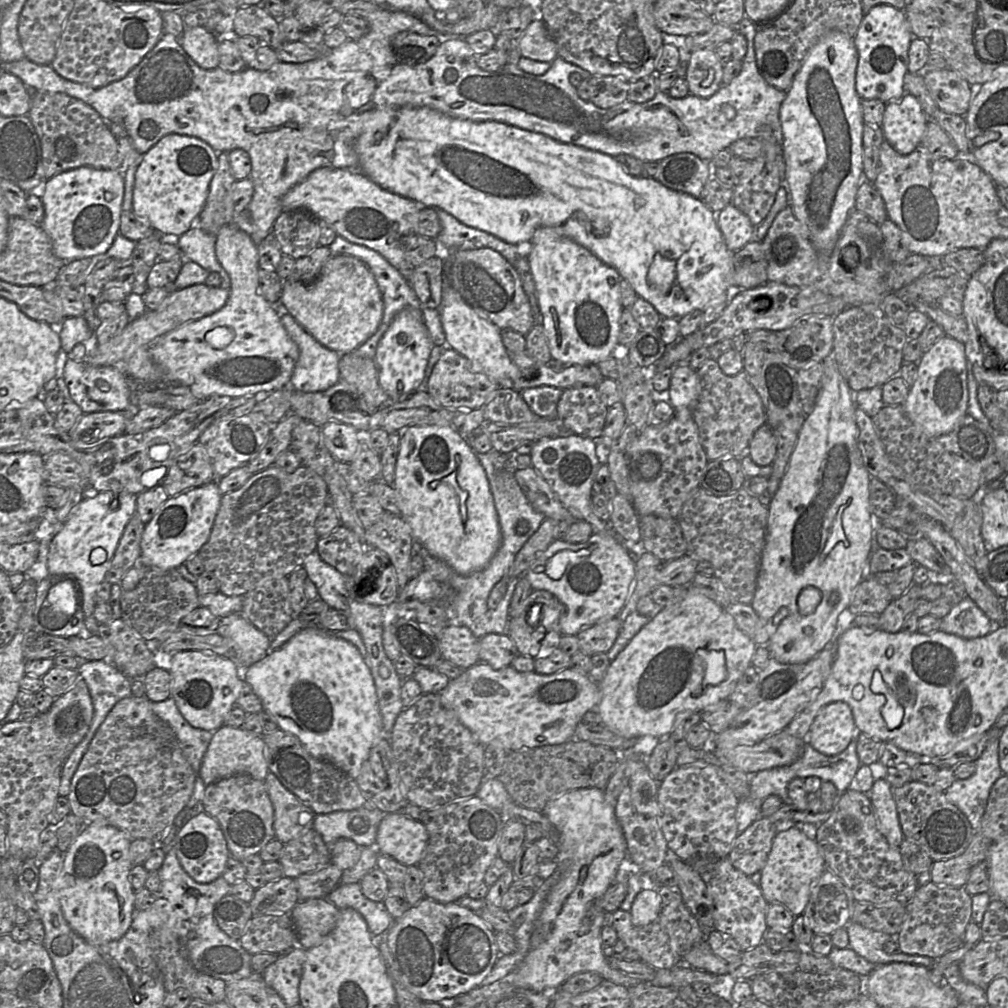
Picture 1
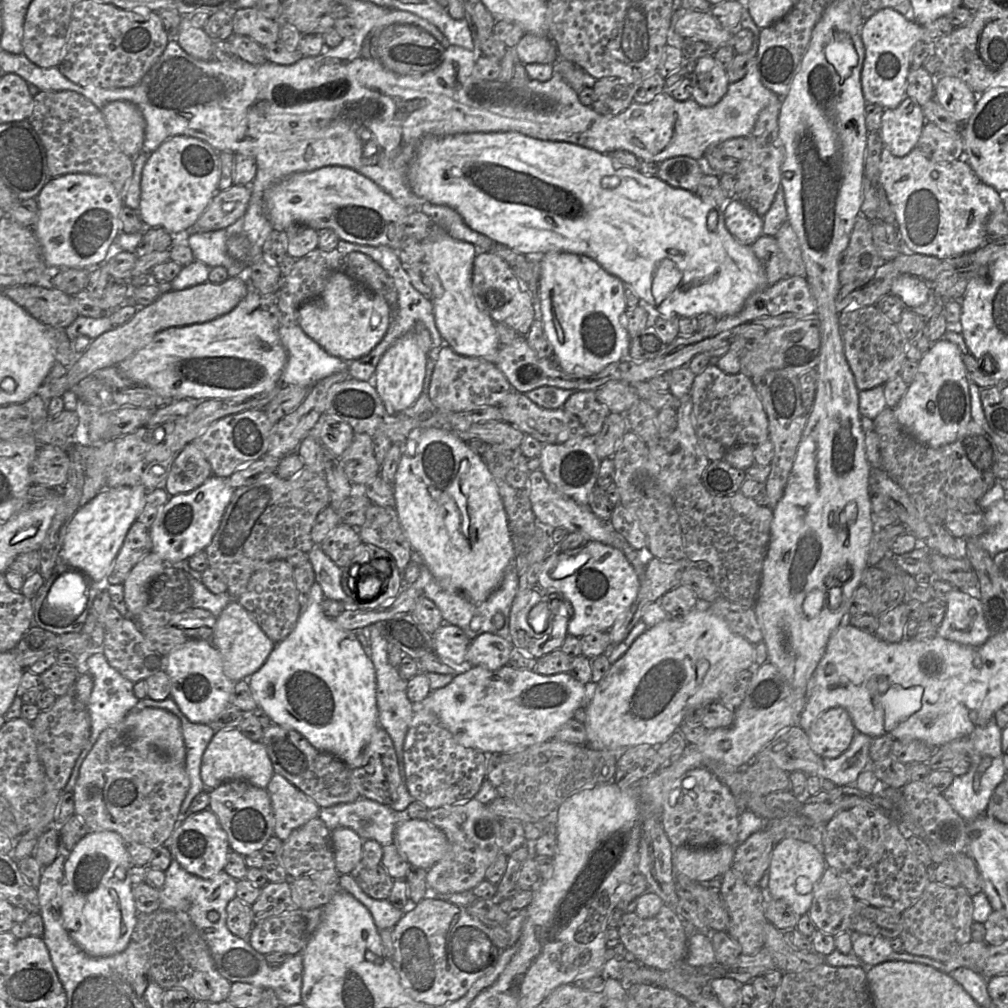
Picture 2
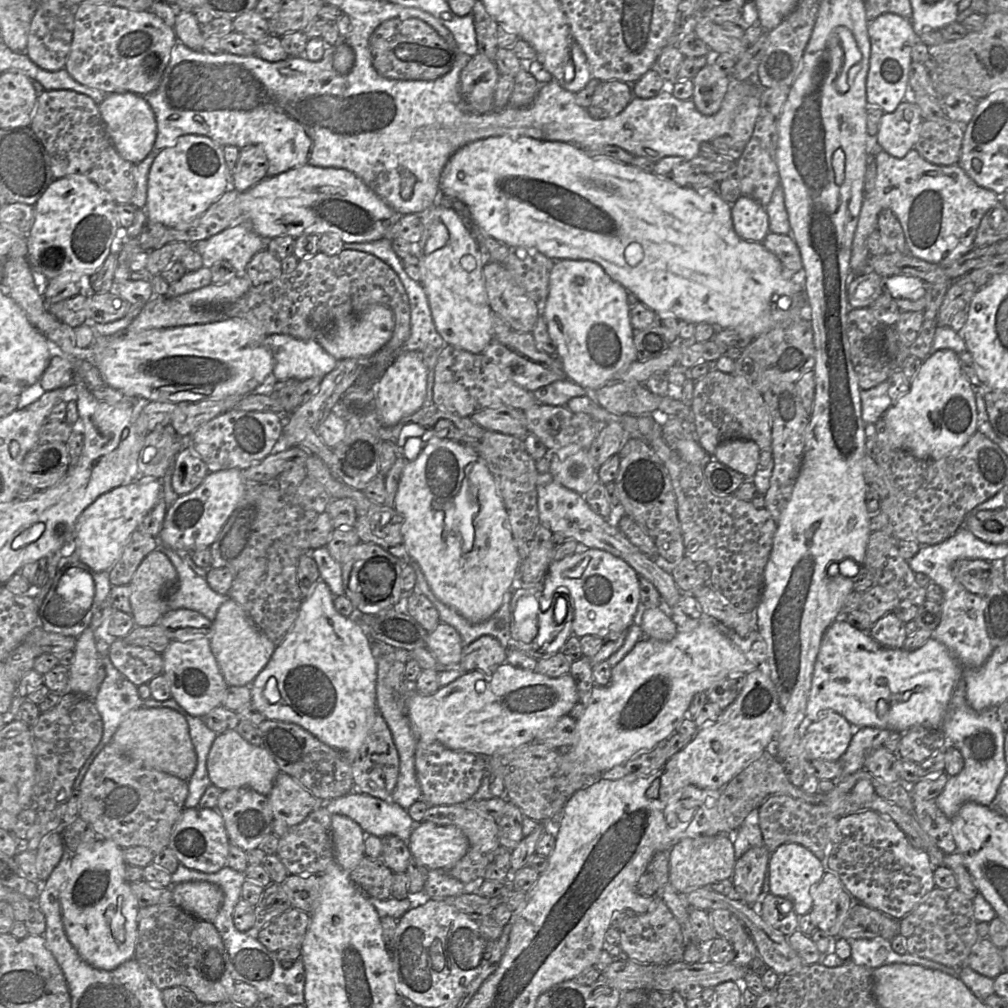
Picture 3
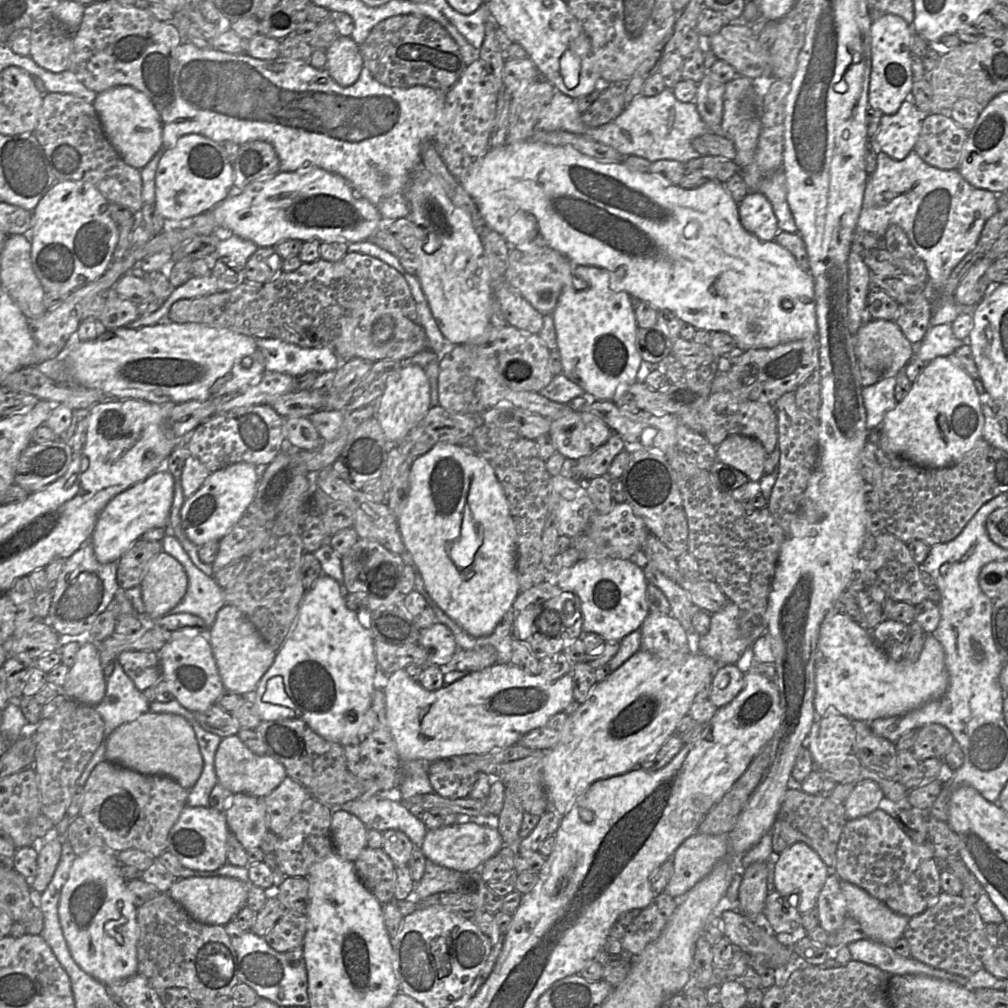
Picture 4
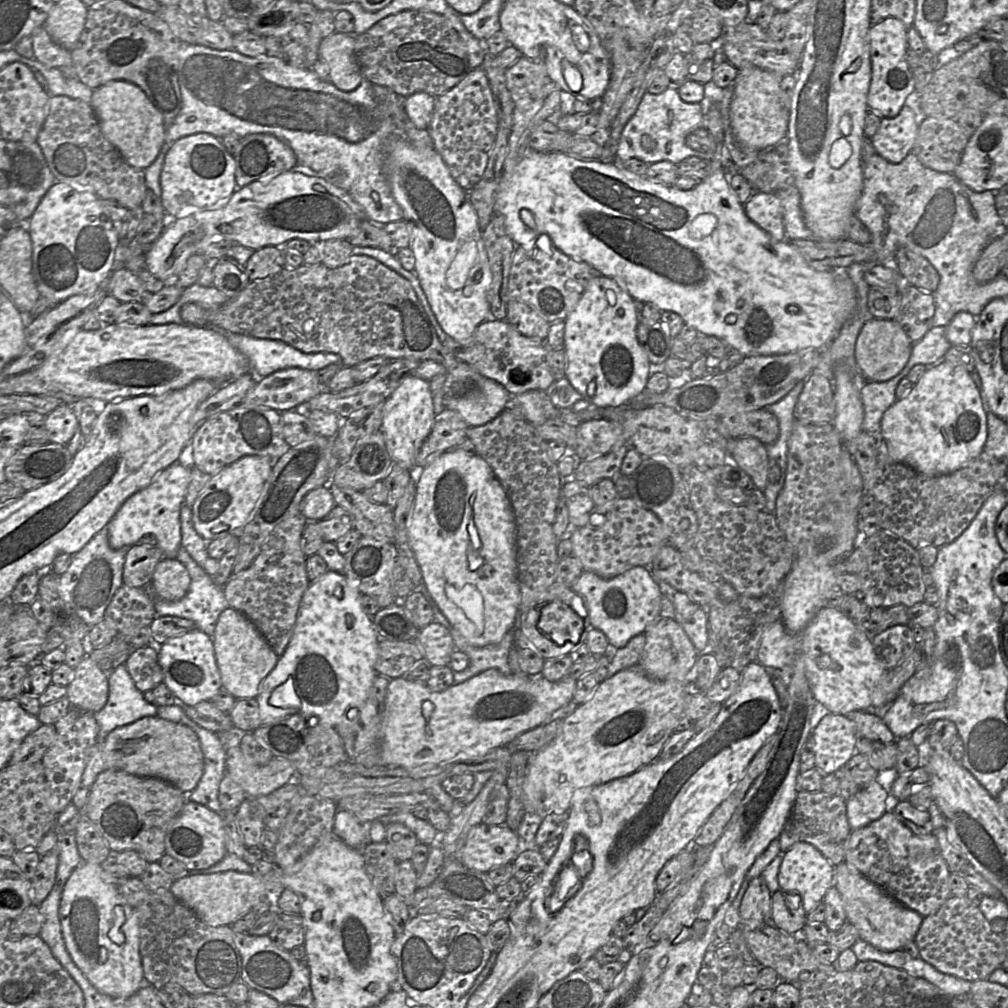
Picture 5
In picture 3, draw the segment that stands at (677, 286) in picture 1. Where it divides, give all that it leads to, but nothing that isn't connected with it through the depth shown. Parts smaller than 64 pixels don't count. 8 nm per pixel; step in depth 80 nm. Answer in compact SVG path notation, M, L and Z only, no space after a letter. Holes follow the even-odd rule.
M493 136L470 142L457 150L448 160L440 176L440 195L463 202L469 209L473 221L489 236L505 244L510 249L525 248L542 253L553 259L589 260L599 264L604 271L628 292L633 293L641 303L655 313L671 313L679 321L694 324L706 322L718 329L733 328L742 336L756 338L770 330L789 325L803 316L804 273L787 277L787 272L778 257L767 250L762 243L742 239L735 232L731 204L724 201L717 190L696 191L689 187L681 187L676 183L648 173L631 164L621 164L610 158L594 158L587 150L577 145L561 142L538 140L531 137ZM790 297L791 308L782 310L776 298Z

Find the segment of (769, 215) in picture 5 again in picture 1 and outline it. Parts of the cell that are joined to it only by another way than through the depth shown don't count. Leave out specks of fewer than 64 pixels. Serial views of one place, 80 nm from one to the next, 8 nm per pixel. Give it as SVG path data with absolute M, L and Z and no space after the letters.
M729 203L716 213L717 225L727 247L736 252L750 241L753 241L755 227L748 216Z

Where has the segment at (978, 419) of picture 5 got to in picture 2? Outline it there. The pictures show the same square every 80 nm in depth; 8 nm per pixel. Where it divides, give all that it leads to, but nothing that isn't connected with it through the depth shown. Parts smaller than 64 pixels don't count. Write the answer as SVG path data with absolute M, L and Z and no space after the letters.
M942 338L931 344L923 358L918 361L912 383L908 385L907 391L893 410L902 428L919 442L933 448L954 442L972 420L969 379L959 347Z

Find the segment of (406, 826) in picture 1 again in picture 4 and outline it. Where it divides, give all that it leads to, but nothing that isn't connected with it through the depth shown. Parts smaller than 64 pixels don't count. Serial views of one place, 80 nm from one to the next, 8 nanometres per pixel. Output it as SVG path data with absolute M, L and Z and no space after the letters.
M475 822L455 823L437 829L428 829L420 846L426 859L433 863L465 873L479 870L481 866L504 847L496 828Z

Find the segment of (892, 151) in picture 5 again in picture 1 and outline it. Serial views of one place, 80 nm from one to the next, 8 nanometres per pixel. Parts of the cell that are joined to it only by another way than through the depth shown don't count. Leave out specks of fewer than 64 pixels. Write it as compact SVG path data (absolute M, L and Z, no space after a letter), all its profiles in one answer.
M905 93L900 100L886 104L881 129L885 140L893 149L901 155L908 155L921 145L927 123L928 118L917 98L909 93Z

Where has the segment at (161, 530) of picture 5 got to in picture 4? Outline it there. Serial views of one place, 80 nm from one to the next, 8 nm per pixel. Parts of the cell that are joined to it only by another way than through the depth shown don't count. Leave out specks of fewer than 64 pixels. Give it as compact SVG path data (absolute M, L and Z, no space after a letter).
M157 471L116 495L100 513L91 536L96 559L102 564L117 562L146 531L166 528L173 498L174 478L168 471Z

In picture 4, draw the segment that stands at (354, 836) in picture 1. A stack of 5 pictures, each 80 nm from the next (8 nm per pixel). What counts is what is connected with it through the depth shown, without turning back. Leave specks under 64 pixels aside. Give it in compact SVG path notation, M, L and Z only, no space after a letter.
M380 792L365 799L355 799L339 806L329 806L331 811L344 810L355 815L367 829L384 832L389 829L405 833L413 845L420 847L427 827L413 816L409 807L399 800L396 792Z

